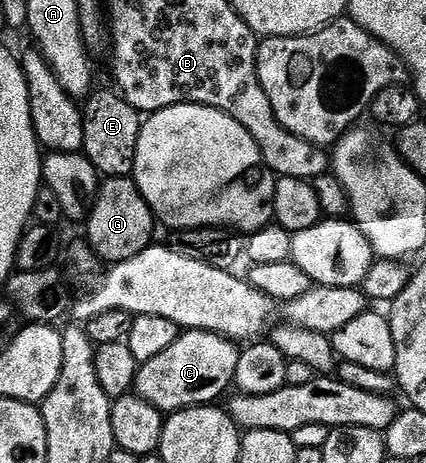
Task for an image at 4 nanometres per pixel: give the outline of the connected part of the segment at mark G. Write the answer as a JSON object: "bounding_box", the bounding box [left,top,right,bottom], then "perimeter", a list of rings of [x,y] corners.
{"bounding_box":[86,177,158,264],"perimeter":[[[108,177],[100,184],[96,204],[86,220],[86,242],[105,264],[121,263],[142,253],[153,242],[152,230],[158,227],[150,205],[128,177]]]}

